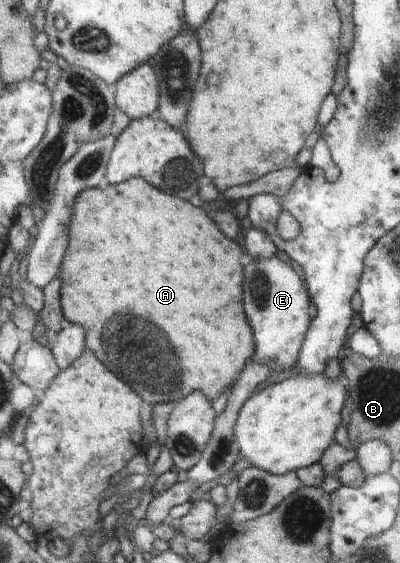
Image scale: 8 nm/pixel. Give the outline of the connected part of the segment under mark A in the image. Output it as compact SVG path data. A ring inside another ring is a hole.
M132 177L120 185L107 184L105 187L86 189L73 202L69 236L68 252L61 266L61 309L65 316L65 323L78 323L86 330L85 346L93 350L106 366L115 367L117 373L126 378L138 389L144 401L150 405L163 402L180 402L190 393L202 391L211 402L221 396L226 389L234 384L241 370L247 365L256 350L256 342L252 340L252 330L242 310L242 278L244 266L240 262L242 250L234 240L228 240L214 224L214 214L210 210L202 210L202 206L194 206L194 202L186 202L164 194L162 190L154 188L142 177Z

